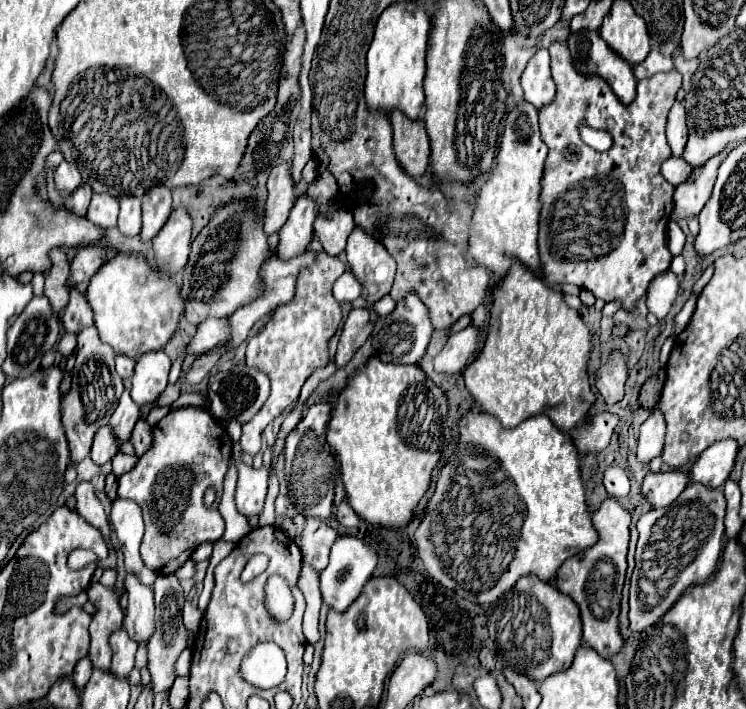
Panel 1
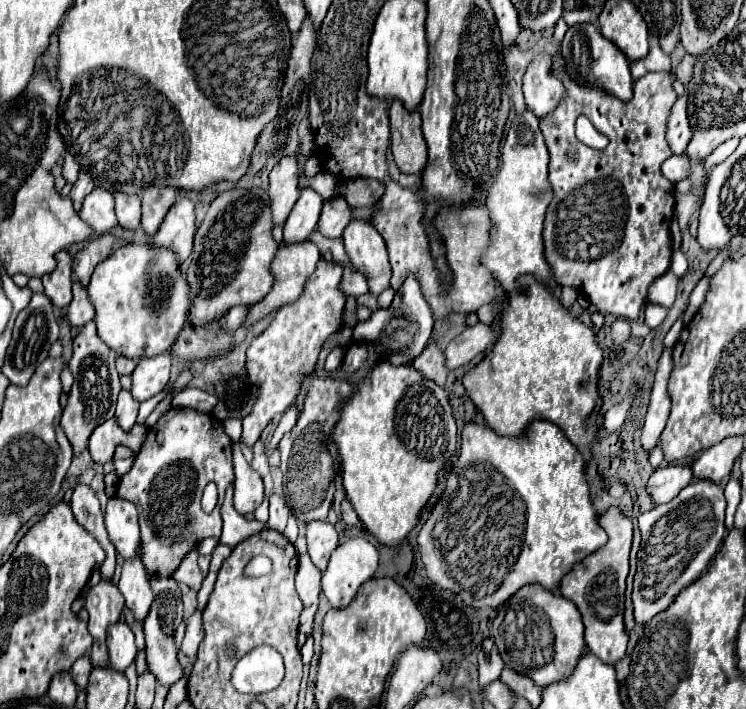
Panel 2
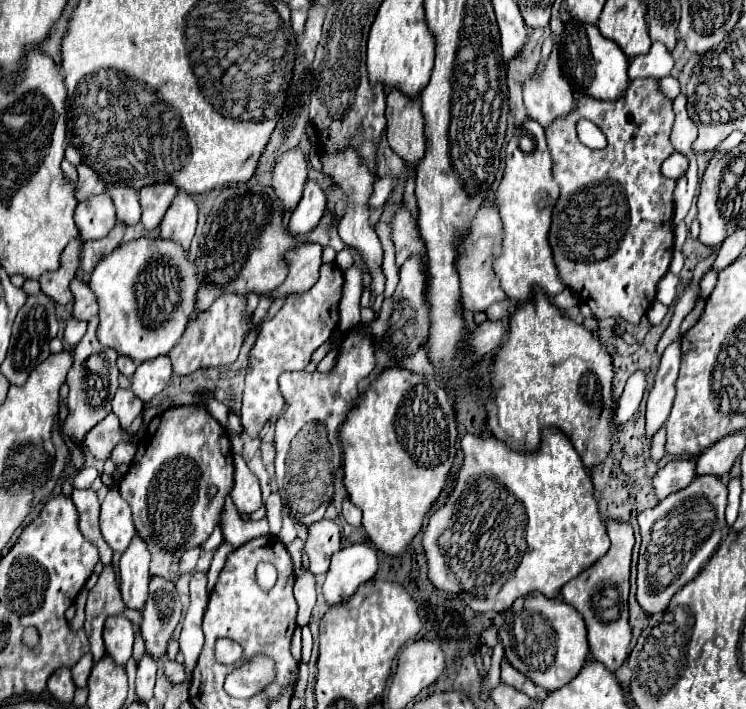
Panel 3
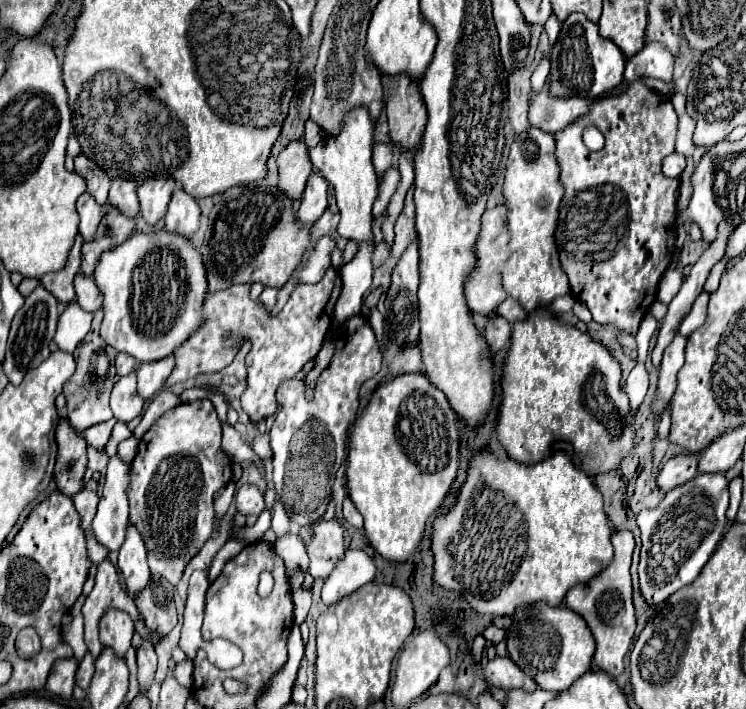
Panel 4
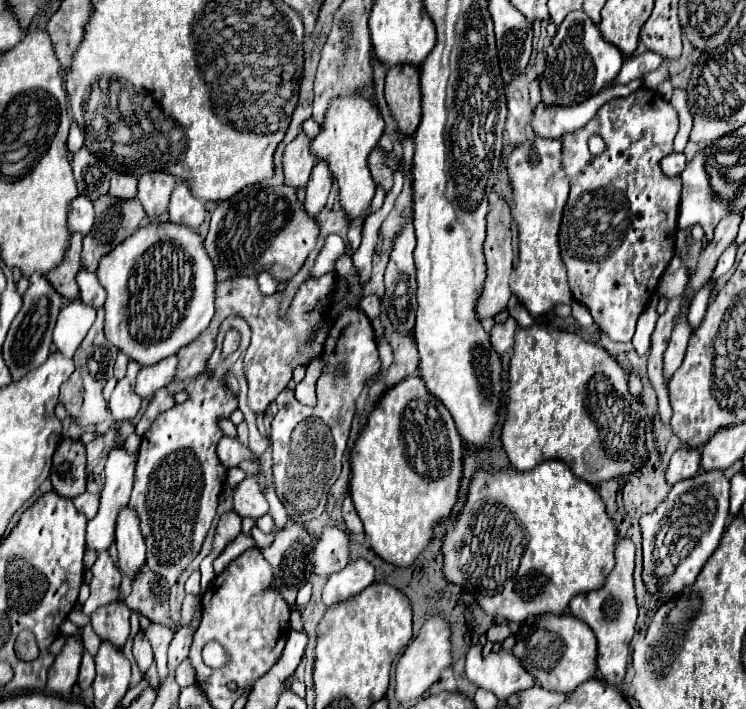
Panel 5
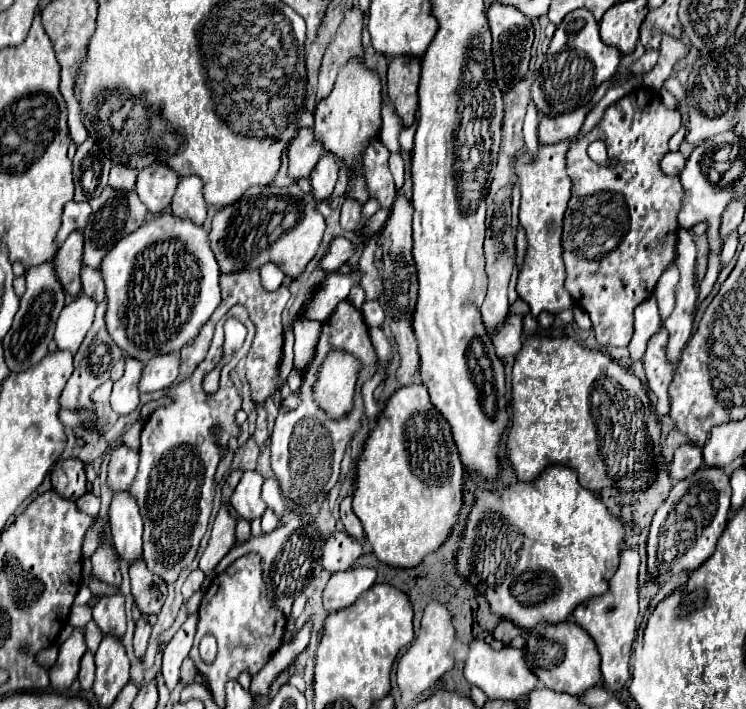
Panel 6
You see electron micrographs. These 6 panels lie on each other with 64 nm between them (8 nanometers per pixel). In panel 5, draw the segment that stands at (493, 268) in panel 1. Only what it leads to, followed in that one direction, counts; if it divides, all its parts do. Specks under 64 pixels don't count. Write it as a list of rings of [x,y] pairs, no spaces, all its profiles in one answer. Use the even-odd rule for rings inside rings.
[[[532,136],[518,144],[508,158],[508,180],[512,186],[512,220],[518,228],[518,262],[510,272],[510,290],[538,318],[556,304],[570,304],[566,268],[560,260],[558,230],[568,198],[568,180],[560,164],[560,140]]]

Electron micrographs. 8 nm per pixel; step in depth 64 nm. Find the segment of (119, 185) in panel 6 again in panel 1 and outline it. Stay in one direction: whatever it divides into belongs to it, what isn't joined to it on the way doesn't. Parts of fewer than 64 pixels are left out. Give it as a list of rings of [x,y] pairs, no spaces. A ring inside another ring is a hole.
[[[136,196],[120,198],[120,214],[118,214],[118,230],[124,236],[136,236],[142,228],[142,199]]]

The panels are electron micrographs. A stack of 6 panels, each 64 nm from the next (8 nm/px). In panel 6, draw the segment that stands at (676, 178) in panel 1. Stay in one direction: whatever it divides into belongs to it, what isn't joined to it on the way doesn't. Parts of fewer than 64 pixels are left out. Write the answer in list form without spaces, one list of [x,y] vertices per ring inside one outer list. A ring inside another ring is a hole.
[[[668,152],[668,154],[662,158],[662,162],[660,162],[660,168],[662,168],[668,176],[680,174],[684,166],[686,166],[686,158],[682,156],[682,152]]]

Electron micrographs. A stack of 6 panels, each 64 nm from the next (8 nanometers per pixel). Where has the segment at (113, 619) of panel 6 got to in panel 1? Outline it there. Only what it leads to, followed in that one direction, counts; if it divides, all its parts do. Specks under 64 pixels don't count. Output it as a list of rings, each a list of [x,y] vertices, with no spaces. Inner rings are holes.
[[[116,630],[116,634],[112,634],[112,668],[110,672],[114,676],[120,676],[120,678],[128,678],[128,674],[132,672],[134,668],[134,656],[136,656],[136,650],[138,650],[138,644],[134,640],[128,640],[128,634],[124,634],[124,630]]]

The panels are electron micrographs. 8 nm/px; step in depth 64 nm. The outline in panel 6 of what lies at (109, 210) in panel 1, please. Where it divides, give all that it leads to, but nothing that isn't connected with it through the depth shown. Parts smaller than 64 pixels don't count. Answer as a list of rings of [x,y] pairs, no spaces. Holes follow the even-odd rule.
[[[84,200],[84,202],[68,202],[64,206],[64,214],[62,214],[62,228],[58,232],[58,246],[68,238],[70,232],[74,230],[84,230],[86,224],[88,224],[88,218],[90,218],[90,204]]]

